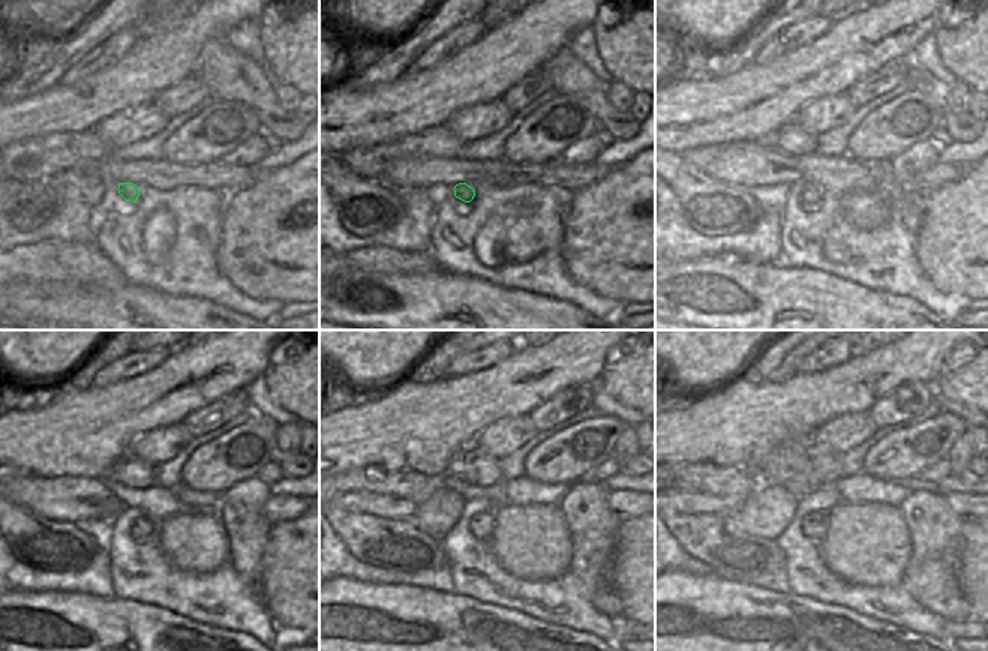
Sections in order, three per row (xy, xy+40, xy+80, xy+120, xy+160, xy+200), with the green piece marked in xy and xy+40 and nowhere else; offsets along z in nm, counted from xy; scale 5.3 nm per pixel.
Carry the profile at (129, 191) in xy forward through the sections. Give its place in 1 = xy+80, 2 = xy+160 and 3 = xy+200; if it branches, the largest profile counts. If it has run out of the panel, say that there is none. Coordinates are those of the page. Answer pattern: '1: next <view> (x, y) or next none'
1: next xy+80 (811, 194)
2: next xy+160 (482, 524)
3: next xy+200 (816, 525)

